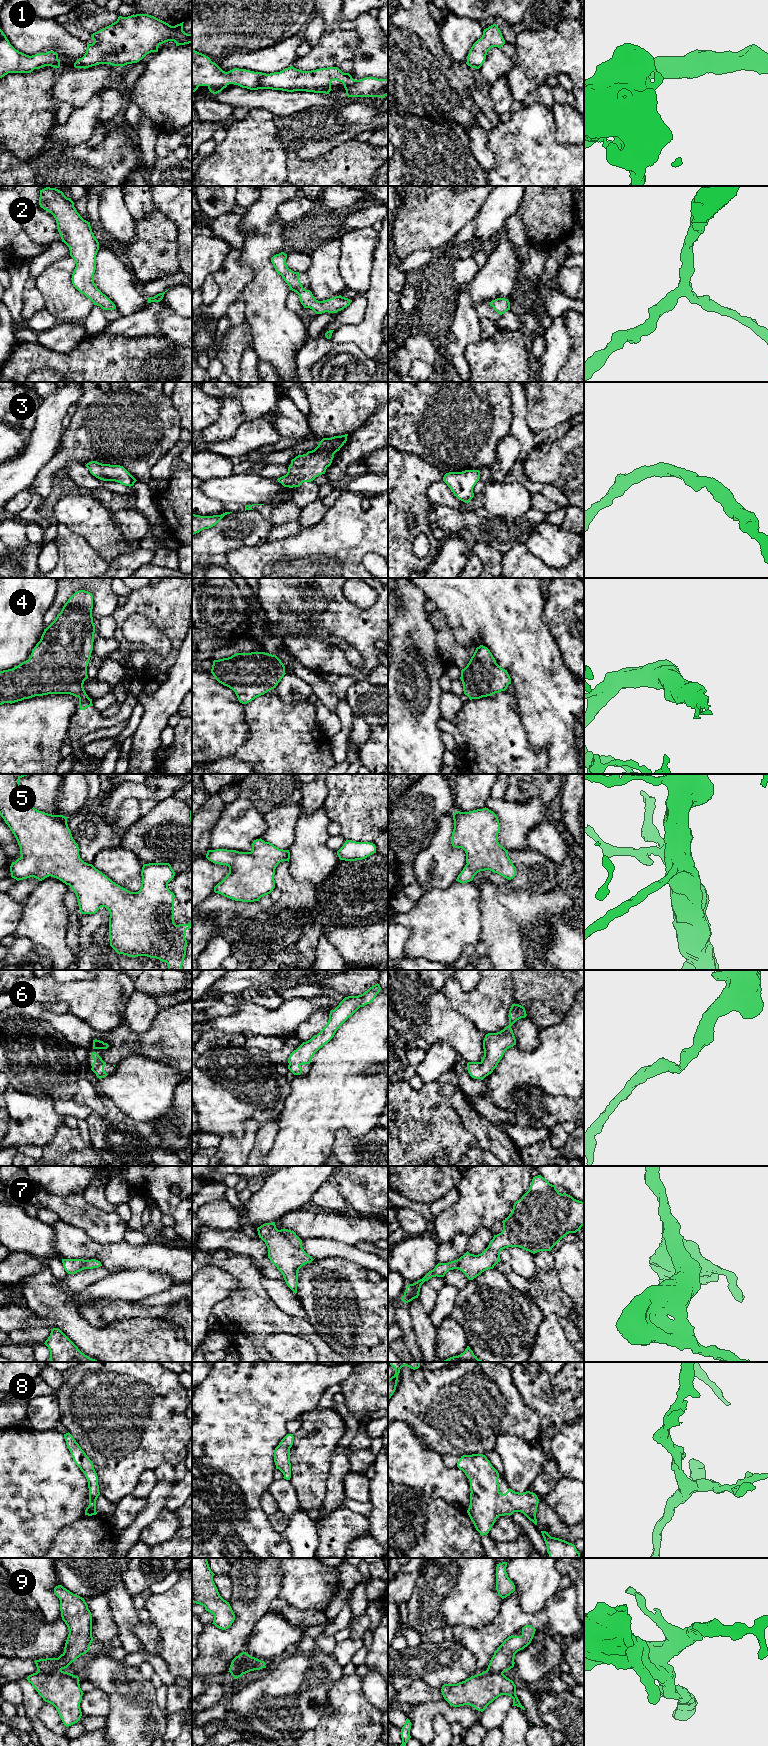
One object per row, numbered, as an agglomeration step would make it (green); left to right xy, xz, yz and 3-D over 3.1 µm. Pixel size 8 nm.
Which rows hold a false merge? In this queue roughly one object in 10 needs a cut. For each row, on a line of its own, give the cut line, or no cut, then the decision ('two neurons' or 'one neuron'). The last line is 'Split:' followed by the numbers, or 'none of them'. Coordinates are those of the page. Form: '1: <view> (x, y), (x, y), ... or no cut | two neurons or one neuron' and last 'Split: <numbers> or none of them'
1: no cut | one neuron
2: no cut | one neuron
3: no cut | one neuron
4: no cut | one neuron
5: no cut | one neuron
6: no cut | one neuron
7: no cut | one neuron
8: no cut | one neuron
9: xz (248, 1665), (239, 1662), (236, 1668), (230, 1672) | two neurons
Split: 9

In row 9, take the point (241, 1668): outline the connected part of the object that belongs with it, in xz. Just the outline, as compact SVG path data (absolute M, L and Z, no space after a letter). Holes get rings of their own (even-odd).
M241 1662L241 1663L236 1665L236 1670L232 1671L230 1673L234 1677L234 1679L237 1679L237 1678L241 1677L243 1674L246 1674L248 1672L250 1672L248 1670L248 1665Z

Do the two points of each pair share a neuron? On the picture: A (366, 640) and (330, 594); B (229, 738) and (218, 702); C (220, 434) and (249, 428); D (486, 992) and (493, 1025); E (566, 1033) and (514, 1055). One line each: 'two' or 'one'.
A: one
B: one
C: two
D: one
E: one

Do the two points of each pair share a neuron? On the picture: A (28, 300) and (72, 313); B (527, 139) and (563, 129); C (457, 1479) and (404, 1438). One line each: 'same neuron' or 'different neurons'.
A: different neurons
B: different neurons
C: same neuron

